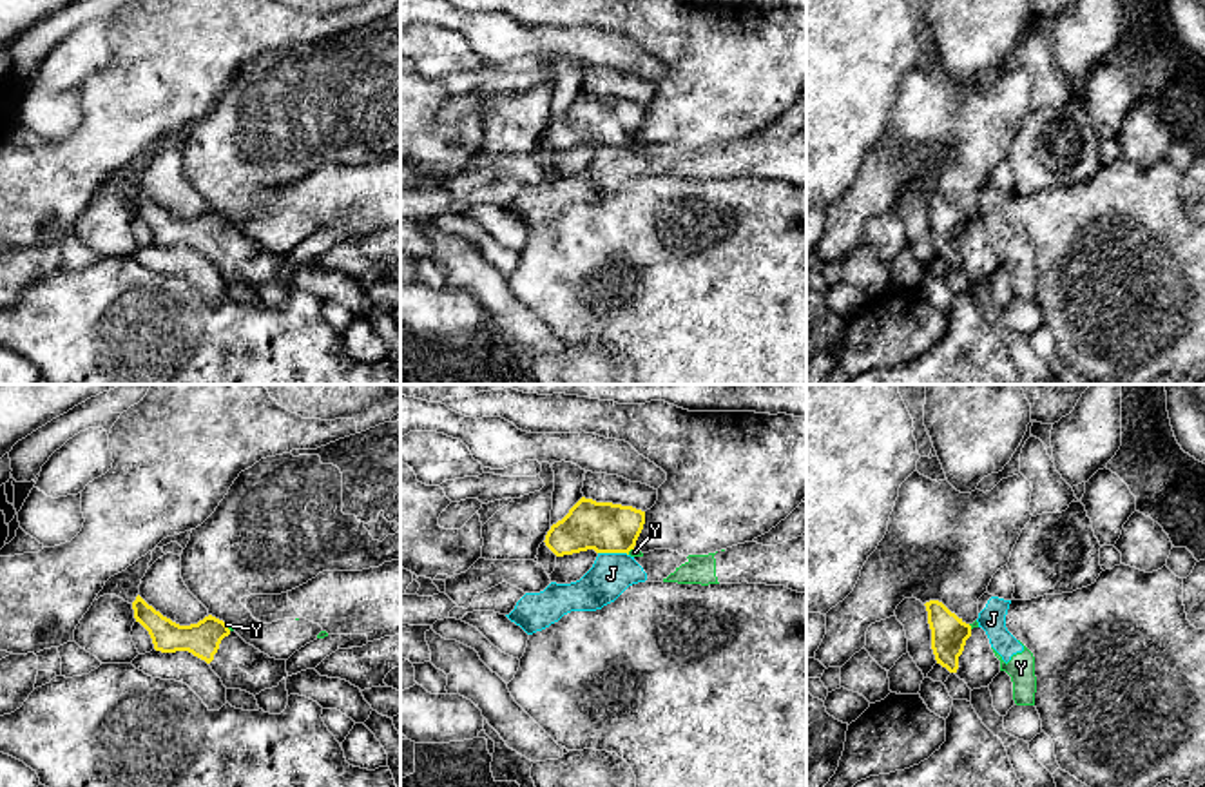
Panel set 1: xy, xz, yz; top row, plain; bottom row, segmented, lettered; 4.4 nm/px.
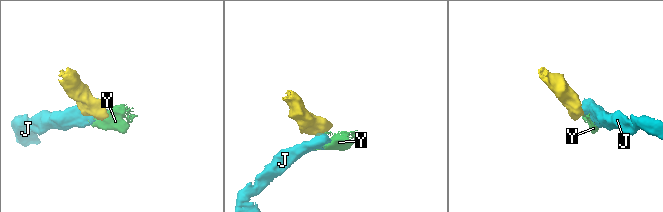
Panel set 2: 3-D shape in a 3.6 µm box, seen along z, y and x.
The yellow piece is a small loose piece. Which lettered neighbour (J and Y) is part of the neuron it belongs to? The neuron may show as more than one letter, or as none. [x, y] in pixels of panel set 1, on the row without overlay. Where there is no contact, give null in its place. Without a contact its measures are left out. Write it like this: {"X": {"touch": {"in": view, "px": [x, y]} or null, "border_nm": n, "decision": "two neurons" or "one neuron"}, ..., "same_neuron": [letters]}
{"J": {"touch": {"in": "xz", "px": [613, 145]}, "border_nm": 140, "decision": "two neurons"}, "Y": {"touch": {"in": "xz", "px": [631, 142]}, "border_nm": 50, "decision": "two neurons"}, "same_neuron": []}

